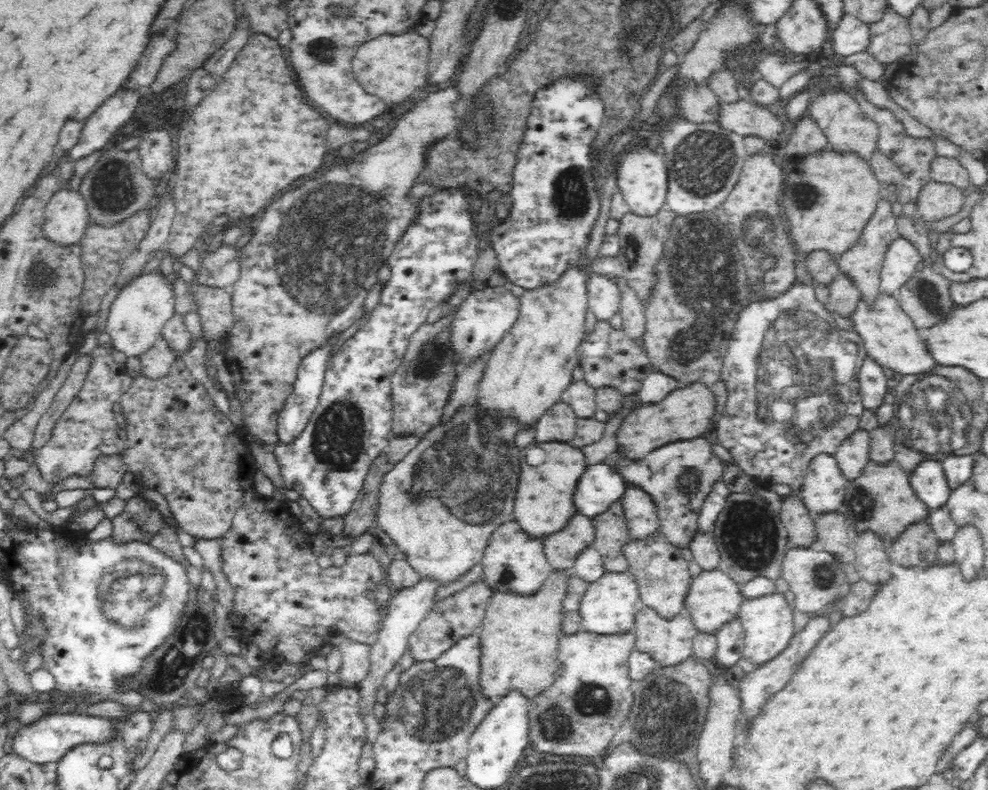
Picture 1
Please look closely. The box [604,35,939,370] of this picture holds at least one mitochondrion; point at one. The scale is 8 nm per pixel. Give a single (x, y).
(704, 161)

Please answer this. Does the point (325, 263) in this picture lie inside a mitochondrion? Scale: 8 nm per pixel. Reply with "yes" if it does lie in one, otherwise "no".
yes

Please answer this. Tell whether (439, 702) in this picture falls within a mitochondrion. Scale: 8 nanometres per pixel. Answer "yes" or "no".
yes

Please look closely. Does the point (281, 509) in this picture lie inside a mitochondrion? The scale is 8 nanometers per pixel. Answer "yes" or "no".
no

